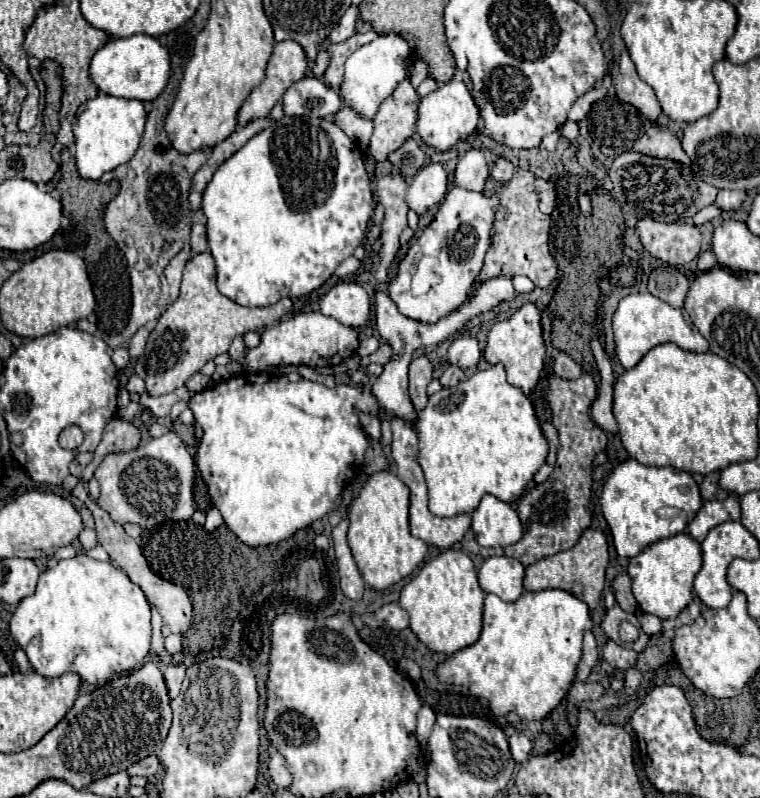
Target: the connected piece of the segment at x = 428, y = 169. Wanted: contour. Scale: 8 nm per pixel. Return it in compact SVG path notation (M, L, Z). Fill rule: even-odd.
M427 164L411 180L405 194L405 202L413 212L421 216L429 208L437 206L445 198L445 194L447 194L447 172L443 170L441 164Z

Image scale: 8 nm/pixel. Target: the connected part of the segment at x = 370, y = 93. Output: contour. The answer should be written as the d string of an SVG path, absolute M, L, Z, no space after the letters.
M381 34L347 58L339 94L351 110L355 110L361 118L371 120L377 114L379 104L387 100L395 92L395 88L407 78L409 66L411 66L411 50L407 40L403 40L399 34Z

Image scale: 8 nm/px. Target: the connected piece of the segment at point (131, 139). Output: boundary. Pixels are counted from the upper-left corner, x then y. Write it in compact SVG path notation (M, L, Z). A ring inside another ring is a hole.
M97 94L93 100L85 102L79 114L73 134L75 134L75 160L79 176L85 180L99 180L105 172L129 162L139 148L139 140L145 128L145 110L139 100L125 100L107 94Z

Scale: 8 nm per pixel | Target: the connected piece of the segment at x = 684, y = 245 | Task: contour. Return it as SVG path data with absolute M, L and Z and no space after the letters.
M641 218L635 224L635 234L639 236L645 252L649 252L651 258L655 258L667 266L681 268L681 266L689 264L701 250L701 232L697 230L697 226L691 226L685 222L665 224L665 222L655 222L653 218Z

